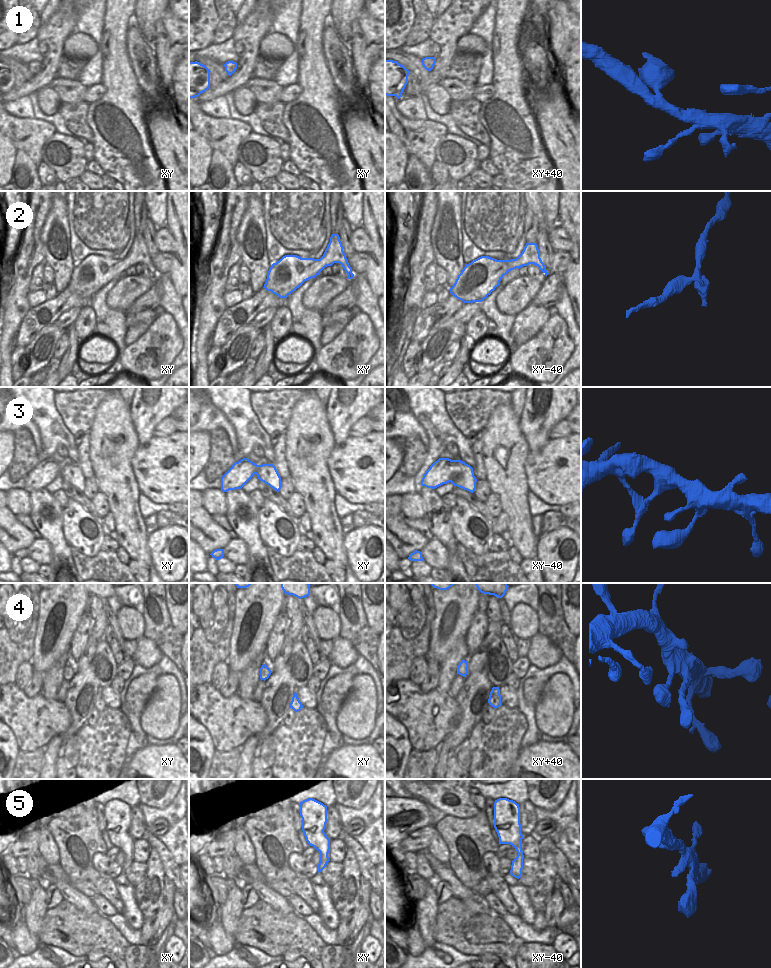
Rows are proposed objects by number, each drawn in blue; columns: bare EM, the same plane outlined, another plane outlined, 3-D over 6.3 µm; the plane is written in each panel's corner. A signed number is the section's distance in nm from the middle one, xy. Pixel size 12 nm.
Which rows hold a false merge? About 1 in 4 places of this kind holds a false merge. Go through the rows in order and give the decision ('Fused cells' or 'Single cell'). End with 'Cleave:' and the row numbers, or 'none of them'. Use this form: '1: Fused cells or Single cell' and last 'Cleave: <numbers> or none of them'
1: Single cell
2: Single cell
3: Single cell
4: Single cell
5: Single cell
Cleave: none of them.

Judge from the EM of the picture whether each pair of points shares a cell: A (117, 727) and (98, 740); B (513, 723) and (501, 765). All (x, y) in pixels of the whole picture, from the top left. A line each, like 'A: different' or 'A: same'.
A: same
B: same

